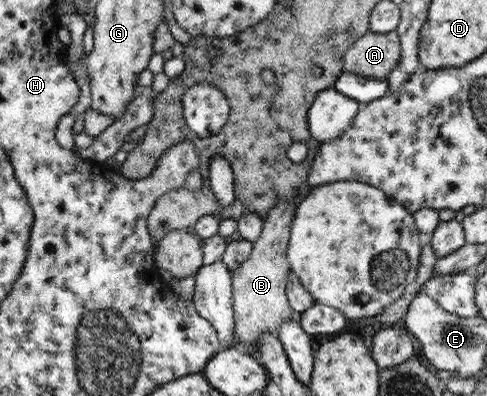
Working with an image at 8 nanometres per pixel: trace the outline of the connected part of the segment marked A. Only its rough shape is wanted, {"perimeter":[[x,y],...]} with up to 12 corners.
{"perimeter":[[397,31],[368,32],[345,70],[388,80],[402,58]]}

